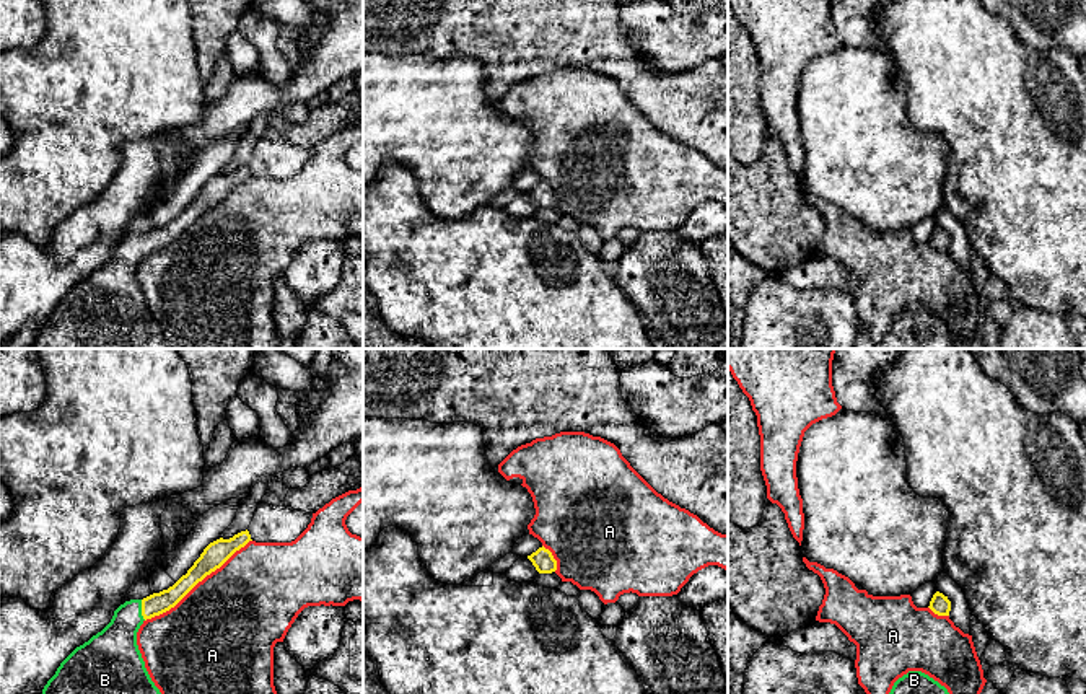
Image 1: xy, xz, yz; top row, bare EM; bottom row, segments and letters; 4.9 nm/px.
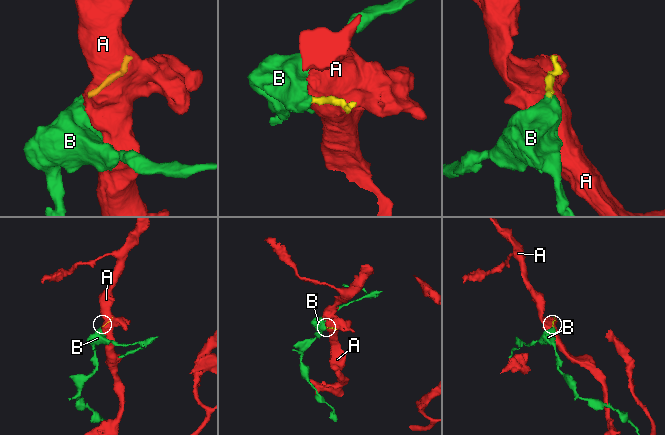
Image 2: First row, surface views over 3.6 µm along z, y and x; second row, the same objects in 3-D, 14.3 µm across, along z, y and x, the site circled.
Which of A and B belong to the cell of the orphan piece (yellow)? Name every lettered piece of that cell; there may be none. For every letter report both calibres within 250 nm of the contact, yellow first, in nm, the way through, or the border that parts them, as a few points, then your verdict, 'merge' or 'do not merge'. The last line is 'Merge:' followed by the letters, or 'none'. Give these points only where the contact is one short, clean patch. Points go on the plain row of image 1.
A: 120 nm thick on the yellow side, 500 nm on the other; do not merge
B: 110 nm thick on the yellow side, 240 nm on the other; merge
Merge: B

